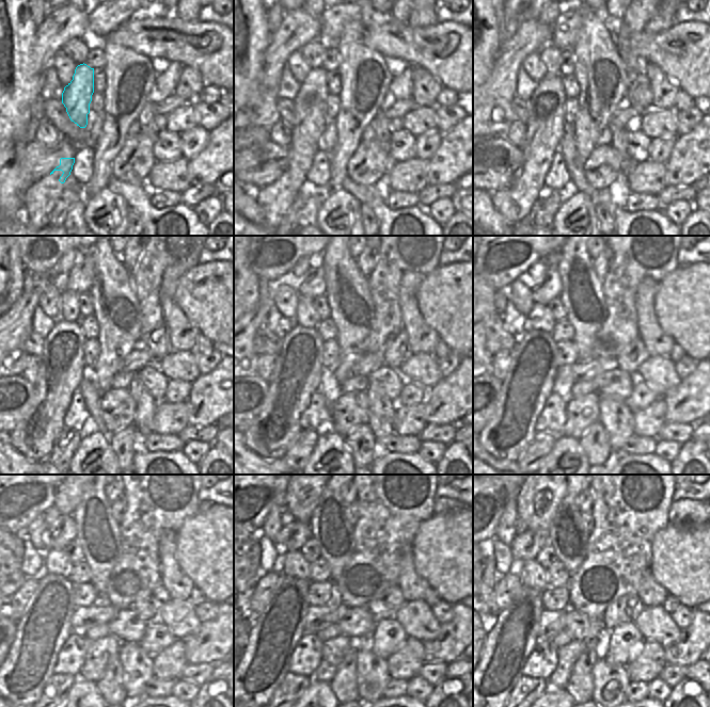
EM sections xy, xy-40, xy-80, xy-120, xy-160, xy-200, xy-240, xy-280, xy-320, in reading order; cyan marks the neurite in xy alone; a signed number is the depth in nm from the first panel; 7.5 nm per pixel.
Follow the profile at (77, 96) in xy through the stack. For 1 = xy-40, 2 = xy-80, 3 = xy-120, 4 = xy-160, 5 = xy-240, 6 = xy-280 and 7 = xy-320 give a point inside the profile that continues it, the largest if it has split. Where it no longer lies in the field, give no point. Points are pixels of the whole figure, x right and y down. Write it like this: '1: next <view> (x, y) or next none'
1: next xy-40 (310, 102)
2: next xy-80 (545, 124)
3: next xy-120 (61, 371)
4: next xy-160 (297, 371)
5: next xy-240 (45, 626)
6: next xy-280 (273, 635)
7: next xy-320 (511, 637)

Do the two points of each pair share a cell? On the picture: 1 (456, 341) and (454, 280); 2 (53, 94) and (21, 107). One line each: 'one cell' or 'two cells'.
1: one cell
2: two cells

